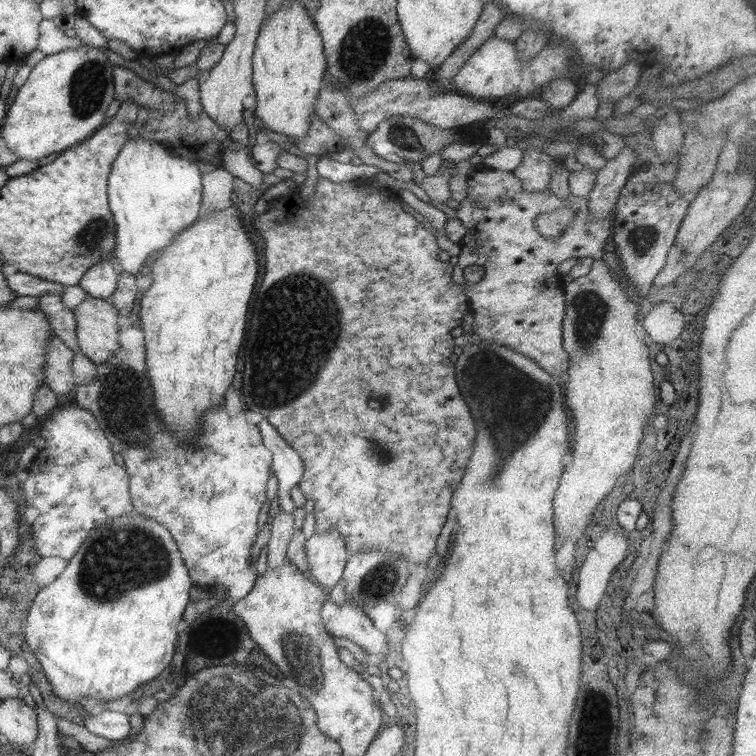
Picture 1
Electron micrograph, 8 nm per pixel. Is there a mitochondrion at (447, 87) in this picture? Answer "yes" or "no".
no

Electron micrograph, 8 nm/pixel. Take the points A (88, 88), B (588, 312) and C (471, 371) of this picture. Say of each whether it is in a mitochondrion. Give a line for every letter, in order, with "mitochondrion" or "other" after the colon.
A: mitochondrion
B: mitochondrion
C: mitochondrion

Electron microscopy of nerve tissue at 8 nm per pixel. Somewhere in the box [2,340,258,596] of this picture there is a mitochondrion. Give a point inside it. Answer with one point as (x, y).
(121, 400)

